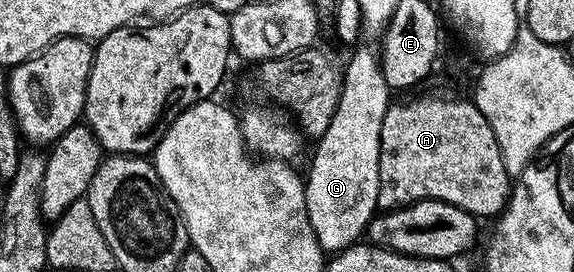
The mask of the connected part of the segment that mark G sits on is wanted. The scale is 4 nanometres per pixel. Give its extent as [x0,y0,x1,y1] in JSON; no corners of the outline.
[304,42,392,254]

